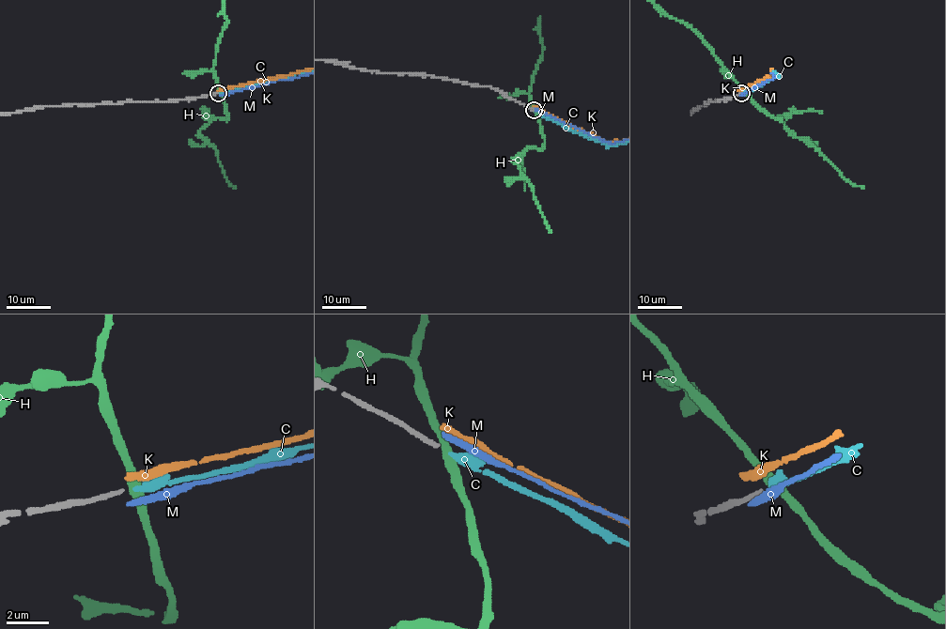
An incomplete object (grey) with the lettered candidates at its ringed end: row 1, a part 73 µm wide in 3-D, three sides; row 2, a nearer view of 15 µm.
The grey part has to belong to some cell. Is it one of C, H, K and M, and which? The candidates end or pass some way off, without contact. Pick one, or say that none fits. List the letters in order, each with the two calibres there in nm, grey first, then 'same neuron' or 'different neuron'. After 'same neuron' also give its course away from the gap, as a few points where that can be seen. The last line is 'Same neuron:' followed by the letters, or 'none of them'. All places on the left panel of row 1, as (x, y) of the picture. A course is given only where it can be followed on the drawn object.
C: 180 nm thick on the grey side, 340 nm on the other; same neuron
H: 180 nm thick on the grey side, 400 nm on the other; different neuron
K: 180 nm thick on the grey side, 320 nm on the other; different neuron
M: 180 nm thick on the grey side, 320 nm on the other; different neuron
Same neuron: C

